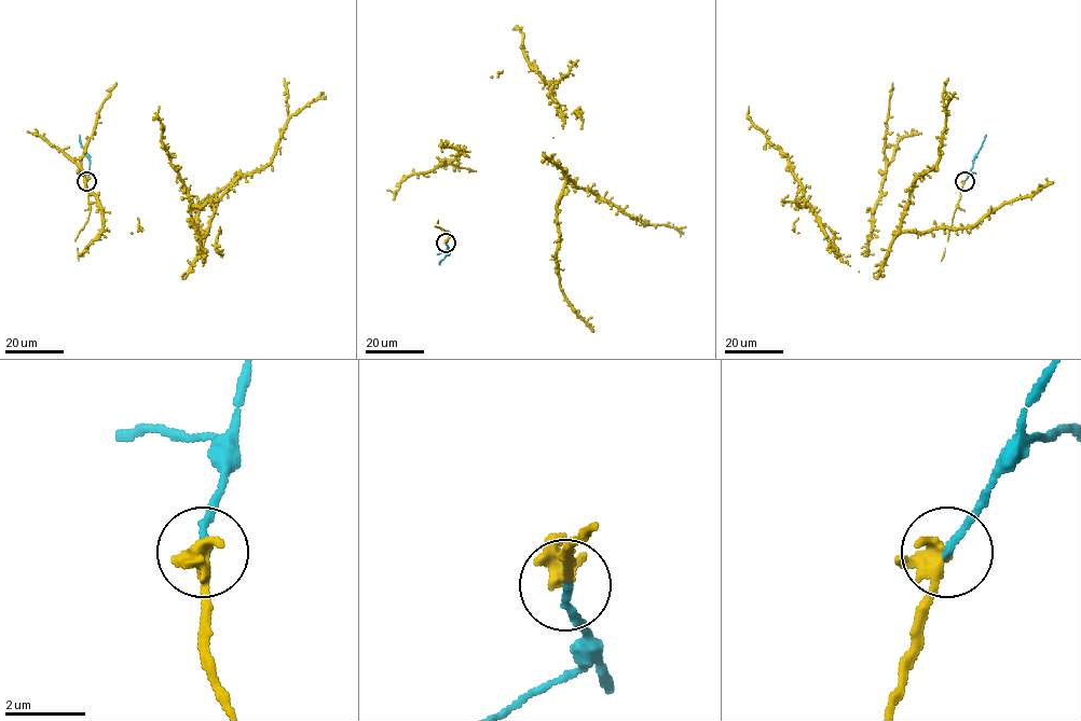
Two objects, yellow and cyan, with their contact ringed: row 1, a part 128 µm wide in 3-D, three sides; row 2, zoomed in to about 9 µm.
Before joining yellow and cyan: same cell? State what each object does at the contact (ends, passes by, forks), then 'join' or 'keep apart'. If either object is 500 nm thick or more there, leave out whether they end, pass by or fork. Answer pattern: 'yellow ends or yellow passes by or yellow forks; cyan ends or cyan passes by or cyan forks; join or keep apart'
yellow ends; cyan ends; join

